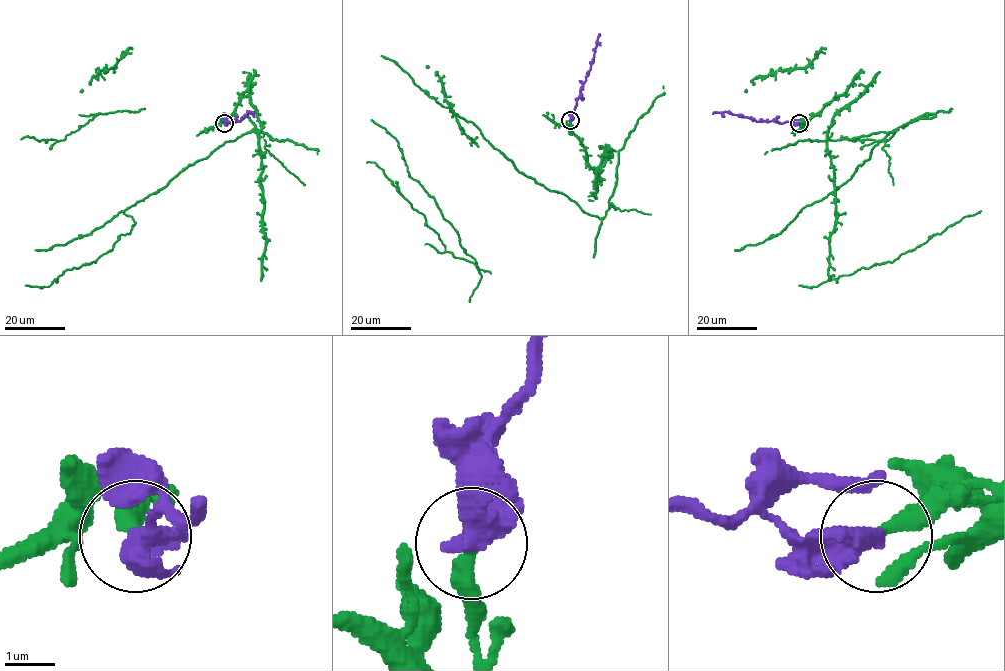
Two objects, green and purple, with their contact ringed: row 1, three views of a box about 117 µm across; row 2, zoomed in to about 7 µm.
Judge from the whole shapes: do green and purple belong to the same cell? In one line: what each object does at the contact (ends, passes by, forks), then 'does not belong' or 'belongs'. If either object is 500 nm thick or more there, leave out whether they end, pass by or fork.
does not belong

